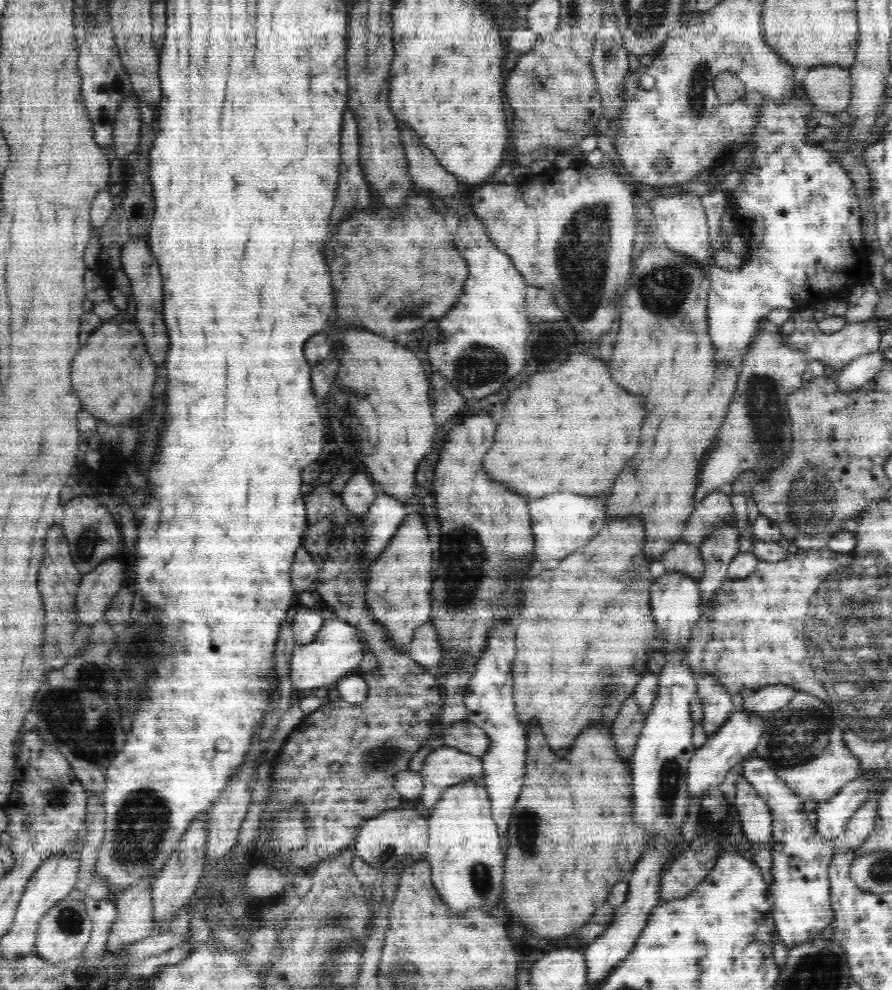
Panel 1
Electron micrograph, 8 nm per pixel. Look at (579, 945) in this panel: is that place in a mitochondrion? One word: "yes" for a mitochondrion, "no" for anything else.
no

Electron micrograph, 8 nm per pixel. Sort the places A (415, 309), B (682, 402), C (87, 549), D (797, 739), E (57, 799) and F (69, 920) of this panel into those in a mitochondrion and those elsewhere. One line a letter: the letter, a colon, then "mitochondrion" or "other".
A: mitochondrion
B: other
C: mitochondrion
D: mitochondrion
E: mitochondrion
F: mitochondrion

